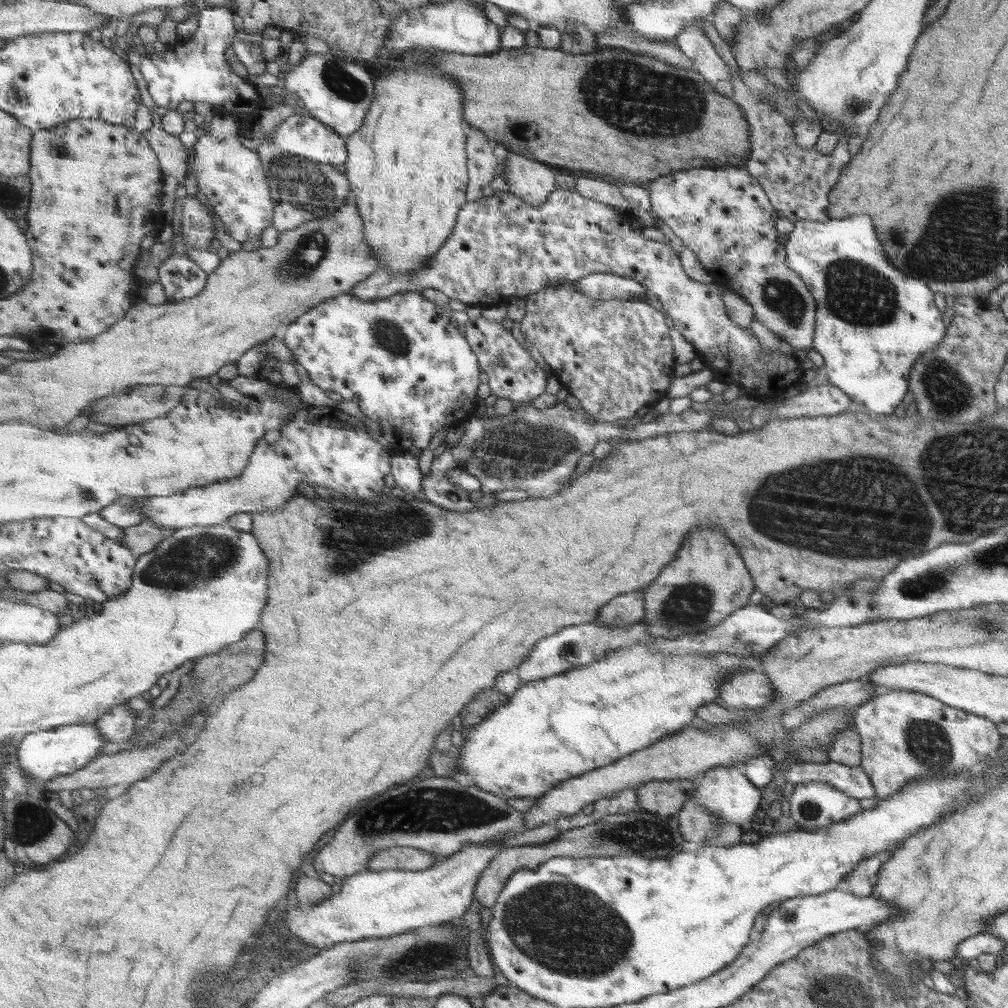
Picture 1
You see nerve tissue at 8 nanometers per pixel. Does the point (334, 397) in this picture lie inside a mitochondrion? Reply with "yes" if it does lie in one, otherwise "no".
no

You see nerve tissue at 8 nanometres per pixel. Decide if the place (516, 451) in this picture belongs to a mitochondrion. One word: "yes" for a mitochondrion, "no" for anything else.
yes

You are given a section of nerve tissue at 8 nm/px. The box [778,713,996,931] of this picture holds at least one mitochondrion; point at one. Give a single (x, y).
(929, 744)

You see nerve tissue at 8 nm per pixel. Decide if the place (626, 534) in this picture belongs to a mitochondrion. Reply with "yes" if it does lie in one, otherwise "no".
no

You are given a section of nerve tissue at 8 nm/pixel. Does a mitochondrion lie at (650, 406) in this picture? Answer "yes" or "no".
no

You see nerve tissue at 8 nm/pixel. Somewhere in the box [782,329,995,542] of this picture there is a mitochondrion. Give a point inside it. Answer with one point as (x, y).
(947, 391)

